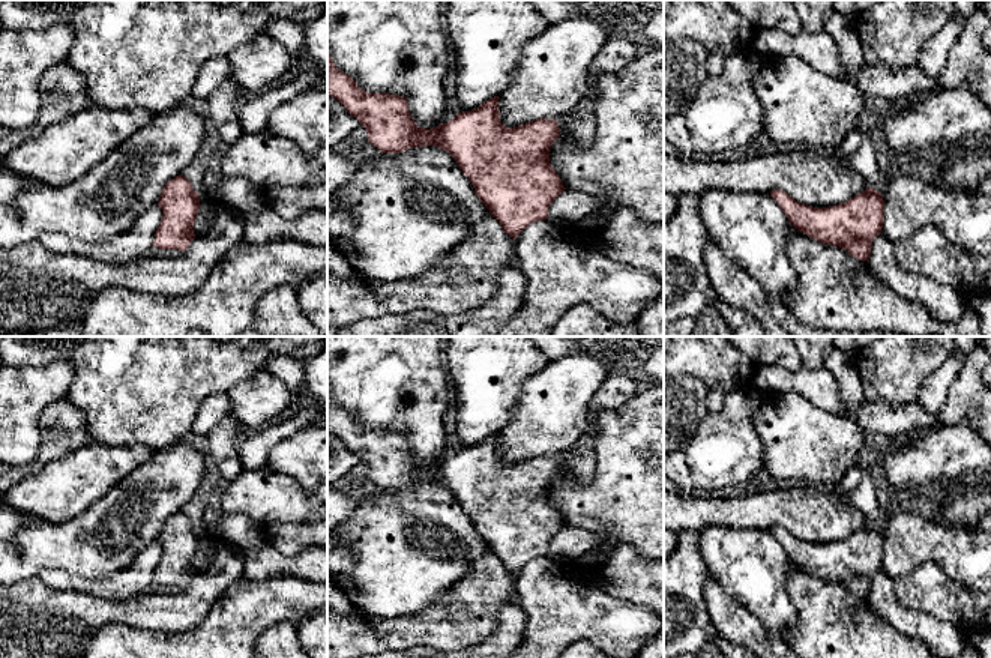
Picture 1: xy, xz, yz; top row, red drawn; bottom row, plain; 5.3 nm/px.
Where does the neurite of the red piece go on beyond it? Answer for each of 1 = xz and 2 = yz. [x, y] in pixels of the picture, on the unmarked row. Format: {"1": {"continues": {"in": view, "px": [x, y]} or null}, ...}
{"1": {"continues": null}, "2": {"continues": null}}

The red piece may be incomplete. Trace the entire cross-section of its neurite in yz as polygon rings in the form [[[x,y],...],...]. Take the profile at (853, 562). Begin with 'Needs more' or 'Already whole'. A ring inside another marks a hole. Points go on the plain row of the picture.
Already whole. [[[874,524],[829,544],[812,544],[797,539],[781,526],[770,527],[790,560],[803,571],[845,586],[851,593],[868,598],[874,575],[884,557],[883,530]]]

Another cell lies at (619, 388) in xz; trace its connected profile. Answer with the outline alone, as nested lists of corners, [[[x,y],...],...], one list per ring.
[[[620,365],[602,382],[590,403],[590,415],[596,410],[620,409],[640,391],[640,380],[631,374],[628,365]]]

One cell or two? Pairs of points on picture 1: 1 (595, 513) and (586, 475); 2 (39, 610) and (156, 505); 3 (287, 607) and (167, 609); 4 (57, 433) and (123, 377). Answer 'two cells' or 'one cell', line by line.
1: two cells
2: two cells
3: two cells
4: two cells

